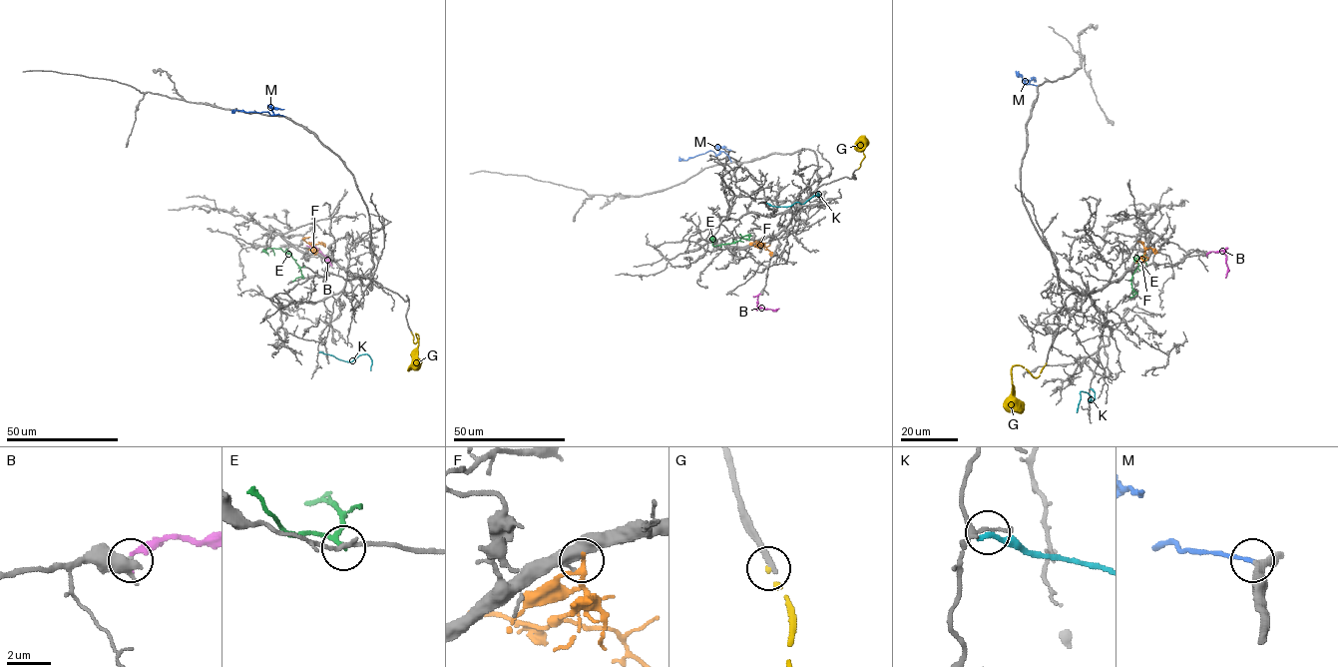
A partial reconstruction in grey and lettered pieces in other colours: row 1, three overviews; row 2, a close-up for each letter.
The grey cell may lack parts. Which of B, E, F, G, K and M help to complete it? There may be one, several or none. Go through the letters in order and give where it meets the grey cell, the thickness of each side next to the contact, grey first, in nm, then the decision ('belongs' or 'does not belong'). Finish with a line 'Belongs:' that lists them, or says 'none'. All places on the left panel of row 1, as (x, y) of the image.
B: meets grey at (312, 248); 200 nm thick on the grey side, 240 nm on the other; does not belong
E: meets grey at (302, 278); 200 nm thick on the grey side, 190 nm on the other; does not belong
F: meets grey at (315, 253); 550 nm thick on the grey side, 200 nm on the other; does not belong
G: meets grey at (411, 332); 320 nm thick on the grey side, 150 nm on the other; does not belong
K: meets grey at (320, 351); 150 nm thick on the grey side, 240 nm on the other; does not belong
M: meets grey at (284, 116); 360 nm thick on the grey side, 200 nm on the other; belongs
Belongs: M

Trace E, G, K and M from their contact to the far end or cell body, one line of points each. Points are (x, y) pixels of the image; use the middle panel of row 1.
E: (749, 240), (746, 235), (736, 242), (714, 246), (713, 239), (715, 240)
G: (858, 169), (864, 157), (862, 145), (865, 142), (855, 150)
K: (767, 203), (779, 207), (802, 204), (819, 195), (817, 193)
M: (731, 161), (722, 151), (716, 156), (708, 151), (686, 160), (678, 157)

